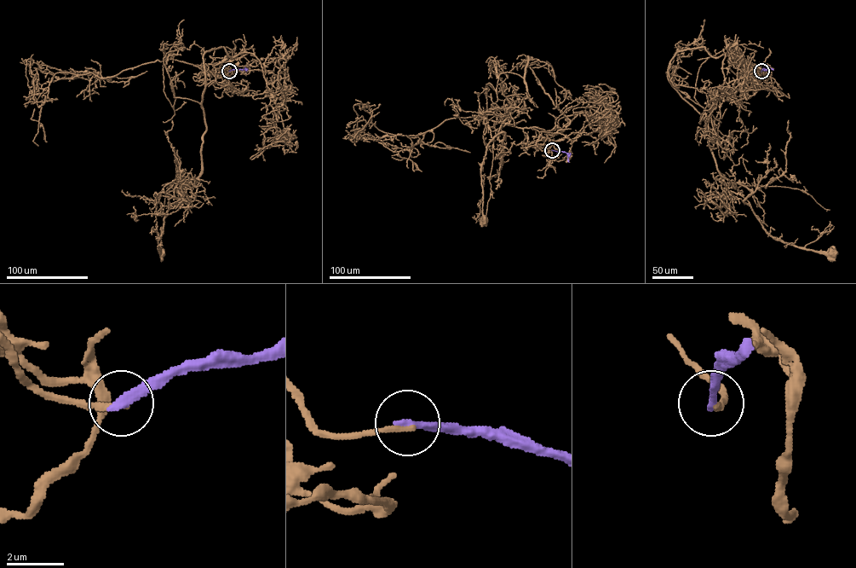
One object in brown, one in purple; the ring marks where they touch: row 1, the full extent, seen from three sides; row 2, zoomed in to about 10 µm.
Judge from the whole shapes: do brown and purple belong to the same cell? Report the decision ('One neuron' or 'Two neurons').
Two neurons

